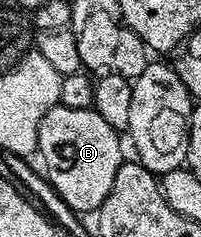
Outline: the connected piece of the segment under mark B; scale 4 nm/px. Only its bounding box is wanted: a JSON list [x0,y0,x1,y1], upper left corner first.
[36,104,124,215]

